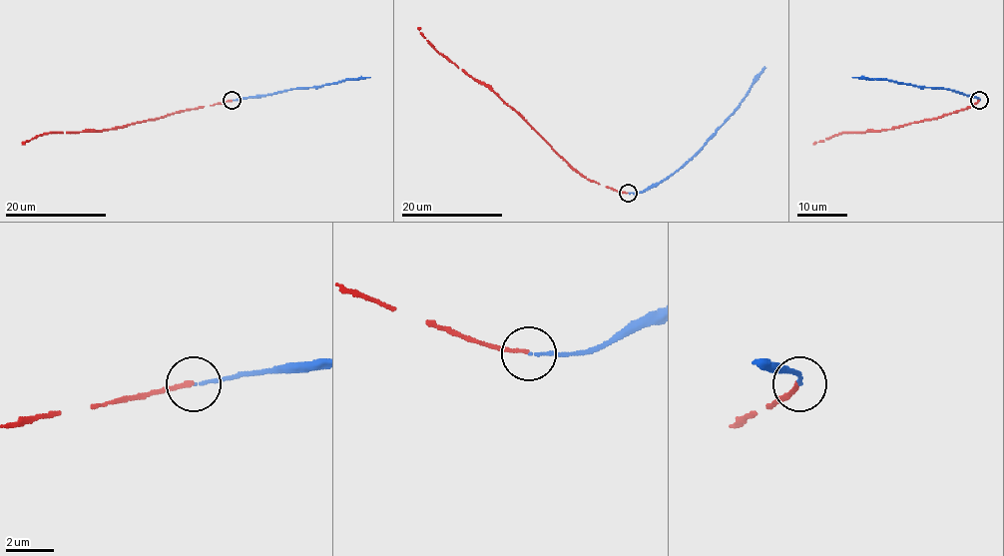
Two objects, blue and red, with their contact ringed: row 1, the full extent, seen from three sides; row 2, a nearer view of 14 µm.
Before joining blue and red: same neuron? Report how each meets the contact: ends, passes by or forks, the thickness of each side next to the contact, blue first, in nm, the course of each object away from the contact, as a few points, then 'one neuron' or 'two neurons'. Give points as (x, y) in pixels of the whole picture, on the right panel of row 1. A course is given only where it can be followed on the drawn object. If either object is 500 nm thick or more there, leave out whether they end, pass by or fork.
blue ends | red ends | 100/140 nm | blue via (978, 100), (956, 91), (919, 87), (890, 80), (852, 77) | red via (978, 100), (958, 111), (881, 130), (838, 133), (813, 144) | two neurons

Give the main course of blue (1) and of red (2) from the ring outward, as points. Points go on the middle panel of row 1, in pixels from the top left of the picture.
1: (627, 193), (645, 192), (679, 170), (740, 105), (764, 67)
2: (627, 193), (607, 188), (577, 173), (497, 96), (439, 53), (418, 27)

